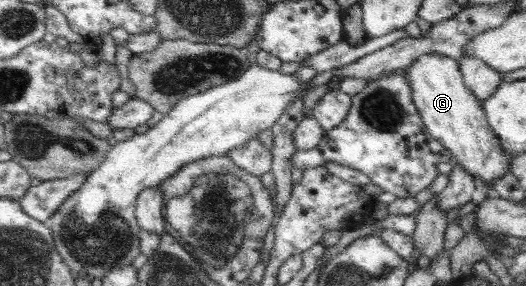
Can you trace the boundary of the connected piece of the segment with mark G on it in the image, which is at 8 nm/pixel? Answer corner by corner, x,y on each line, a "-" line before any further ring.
429,53
418,56
405,70
403,77
406,84
409,84
411,101
415,104
424,128
428,134
432,135
432,138
435,138
448,150
454,158
453,162
460,163
468,174
471,174
473,178
475,176
480,178
486,186
491,186
493,180
505,175
505,172
509,171
509,158
501,152
501,146
489,129
484,111
477,98
464,86
457,63
450,58
440,58
440,56
433,56

